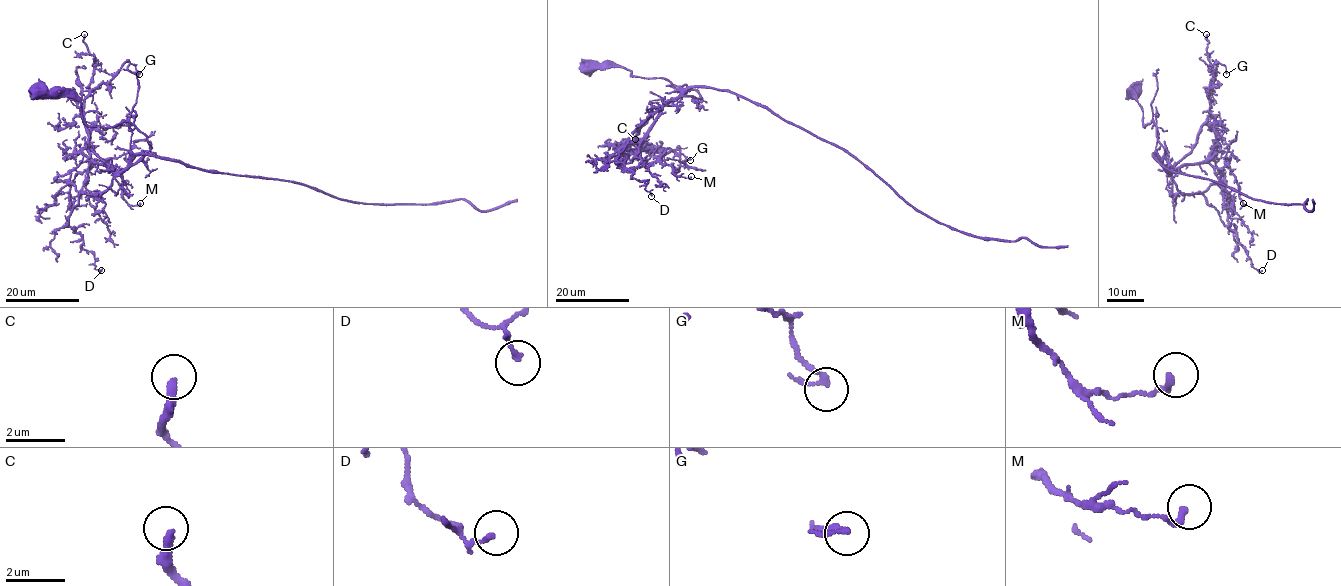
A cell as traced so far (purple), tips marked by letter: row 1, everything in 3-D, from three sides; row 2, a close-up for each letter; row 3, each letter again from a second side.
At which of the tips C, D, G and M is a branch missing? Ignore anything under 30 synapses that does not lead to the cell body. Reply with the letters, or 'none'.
none

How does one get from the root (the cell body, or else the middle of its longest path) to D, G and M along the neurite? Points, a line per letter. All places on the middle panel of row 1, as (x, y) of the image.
D: (589, 68), (624, 67), (632, 76), (663, 78), (700, 96), (671, 99), (619, 153), (651, 196)
G: (589, 68), (624, 67), (632, 76), (695, 89), (699, 98), (665, 102), (634, 142), (678, 150), (690, 160)
M: (589, 68), (624, 67), (698, 92), (669, 100), (639, 145), (647, 163), (691, 176)

